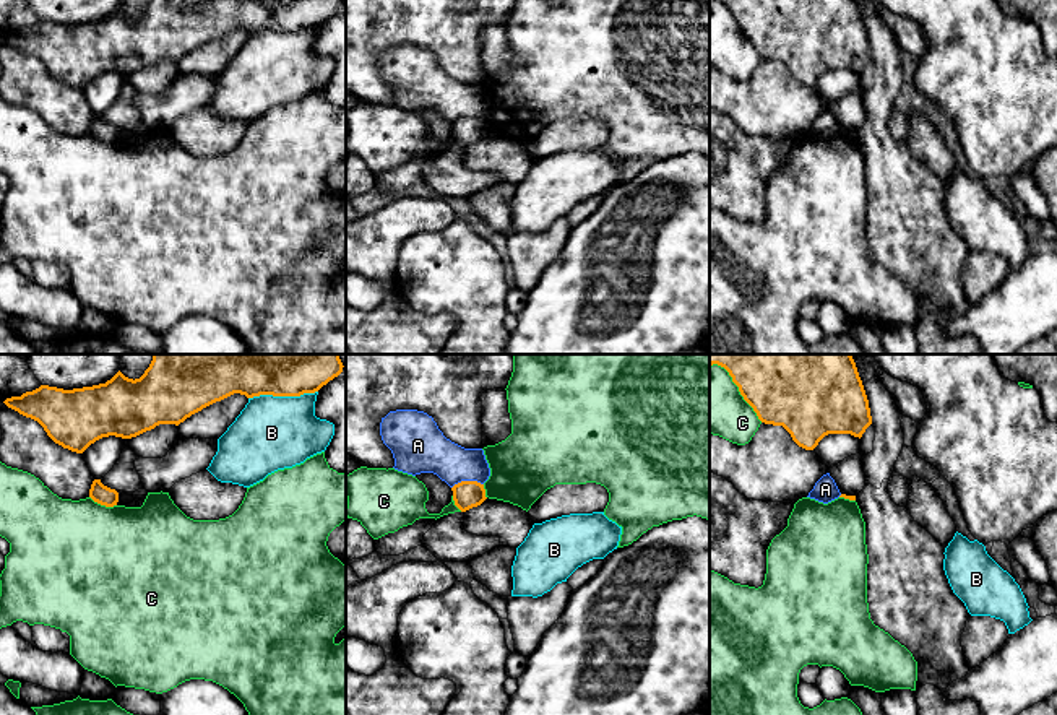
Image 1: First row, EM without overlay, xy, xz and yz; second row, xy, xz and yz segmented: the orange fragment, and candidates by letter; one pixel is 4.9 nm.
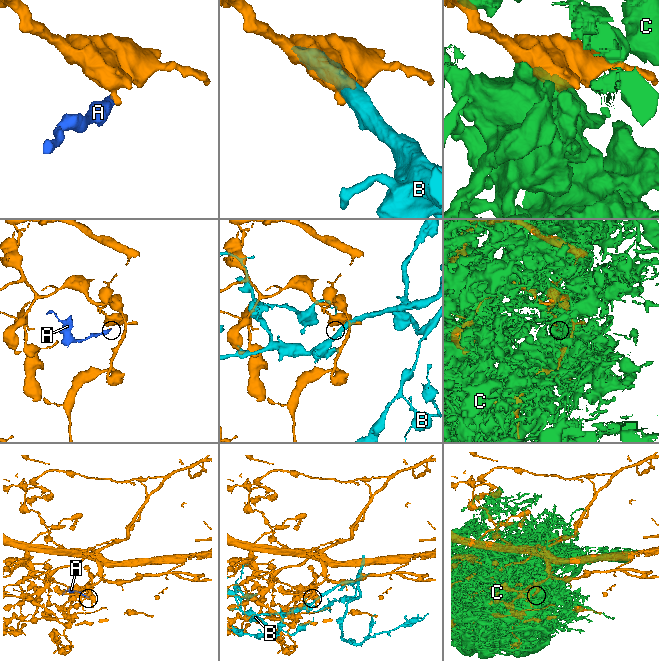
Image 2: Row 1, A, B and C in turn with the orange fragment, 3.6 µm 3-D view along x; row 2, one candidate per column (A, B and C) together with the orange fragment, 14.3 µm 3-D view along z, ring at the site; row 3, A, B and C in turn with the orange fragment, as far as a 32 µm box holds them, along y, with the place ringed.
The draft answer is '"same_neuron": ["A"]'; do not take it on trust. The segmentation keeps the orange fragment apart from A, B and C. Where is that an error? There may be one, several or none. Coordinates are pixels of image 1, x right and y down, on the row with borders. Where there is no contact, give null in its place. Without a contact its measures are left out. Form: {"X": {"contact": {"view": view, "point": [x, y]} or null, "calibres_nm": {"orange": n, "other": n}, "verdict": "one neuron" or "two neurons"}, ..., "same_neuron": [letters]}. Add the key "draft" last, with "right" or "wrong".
{"A": {"contact": {"view": "xz", "point": [466, 481]}, "calibres_nm": {"orange": 140, "other": 220}, "verdict": "two neurons"}, "B": {"contact": {"view": "xy", "point": [283, 395]}, "calibres_nm": {"orange": 420, "other": 360}, "verdict": "two neurons"}, "C": {"contact": {"view": "yz", "point": [739, 389]}, "calibres_nm": {"orange": 500, "other": 300}, "verdict": "two neurons"}, "same_neuron": [], "draft": "wrong"}

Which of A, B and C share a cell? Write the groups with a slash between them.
A / B / C

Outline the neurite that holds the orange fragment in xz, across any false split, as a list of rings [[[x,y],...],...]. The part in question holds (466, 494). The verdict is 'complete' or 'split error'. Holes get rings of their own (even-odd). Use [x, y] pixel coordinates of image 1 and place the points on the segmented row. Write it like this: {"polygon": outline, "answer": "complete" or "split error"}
{"polygon": [[[461,481],[451,488],[455,505],[466,512],[472,507],[481,505],[485,497],[484,484],[477,481]]], "answer": "complete"}

